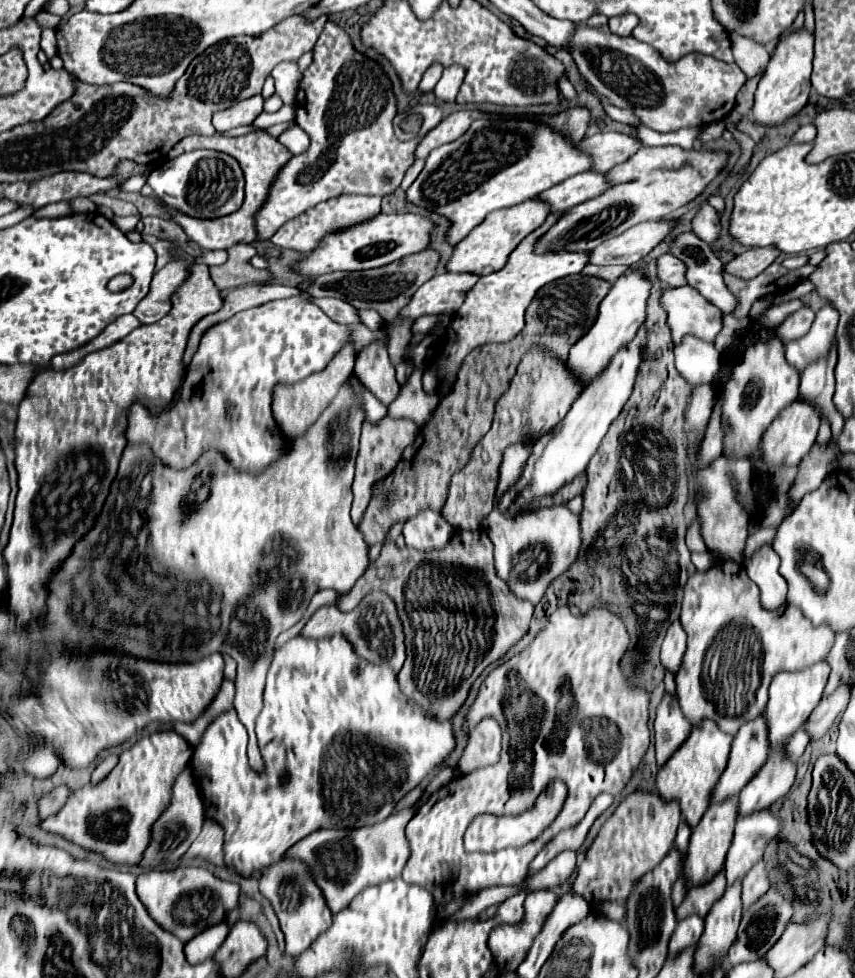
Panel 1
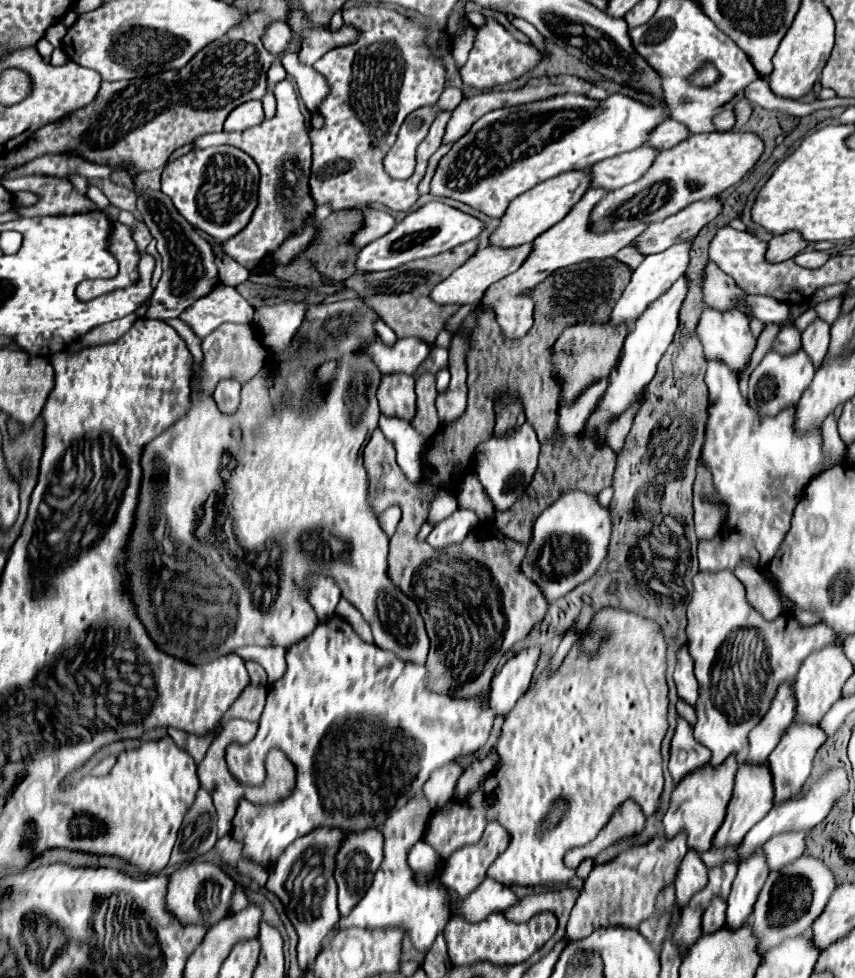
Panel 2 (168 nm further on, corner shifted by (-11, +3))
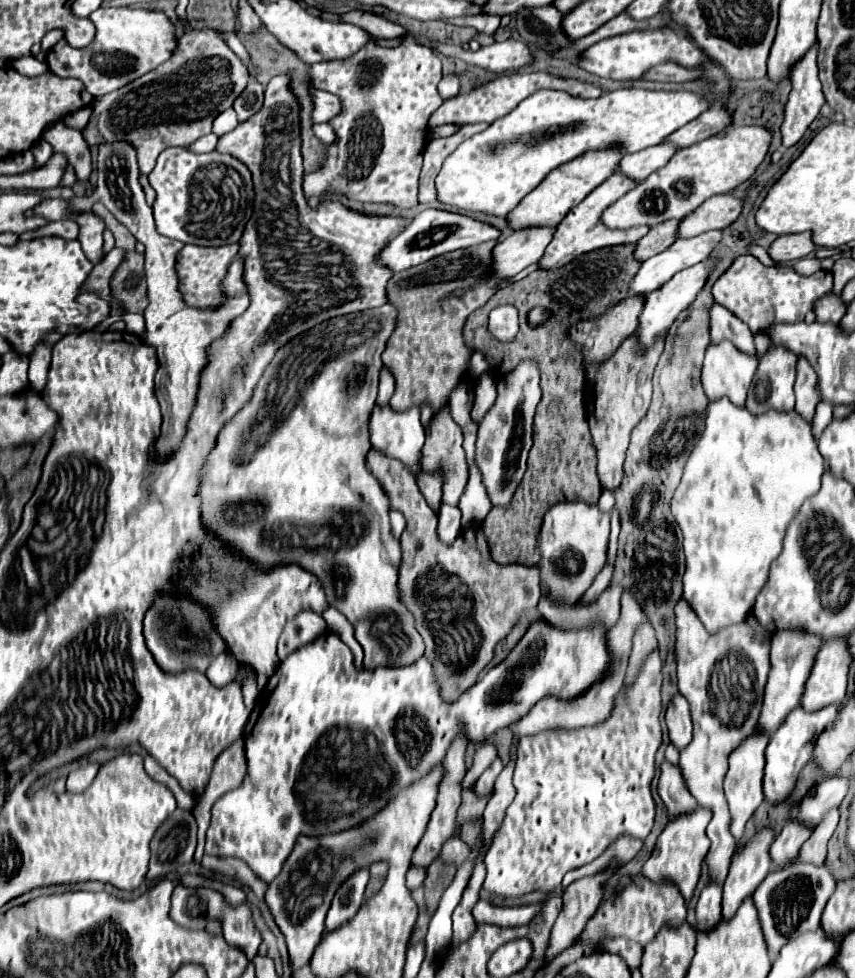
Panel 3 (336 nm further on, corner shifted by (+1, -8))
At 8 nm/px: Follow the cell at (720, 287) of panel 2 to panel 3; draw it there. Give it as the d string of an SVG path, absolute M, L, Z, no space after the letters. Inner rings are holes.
M714 303L710 307L710 337L714 343L728 339L732 341L740 351L746 351L754 355L754 343L752 343L752 331L738 319L734 313L726 311L720 303Z

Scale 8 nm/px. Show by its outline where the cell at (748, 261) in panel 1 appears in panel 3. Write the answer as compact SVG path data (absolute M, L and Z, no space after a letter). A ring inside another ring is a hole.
M810 231L806 233L796 233L796 235L782 235L778 237L770 249L768 255L774 263L790 263L790 261L798 261L806 255L810 255L814 251L814 243L810 239Z

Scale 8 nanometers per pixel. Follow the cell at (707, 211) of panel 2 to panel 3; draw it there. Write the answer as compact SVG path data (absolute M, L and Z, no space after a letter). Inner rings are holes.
M730 193L710 197L696 211L692 211L680 221L676 235L680 239L690 235L700 235L712 229L724 229L738 219L740 211L742 211L742 199Z

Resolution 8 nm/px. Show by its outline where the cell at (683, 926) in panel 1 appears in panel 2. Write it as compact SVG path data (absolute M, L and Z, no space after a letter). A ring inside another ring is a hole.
M714 896L702 916L702 932L710 934L720 930L726 924L726 900L722 896Z

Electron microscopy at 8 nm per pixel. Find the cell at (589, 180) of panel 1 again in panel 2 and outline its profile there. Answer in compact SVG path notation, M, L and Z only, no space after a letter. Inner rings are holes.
M640 146L630 152L622 152L614 158L602 160L592 168L592 186L616 190L636 182L654 162L658 150L652 146Z

